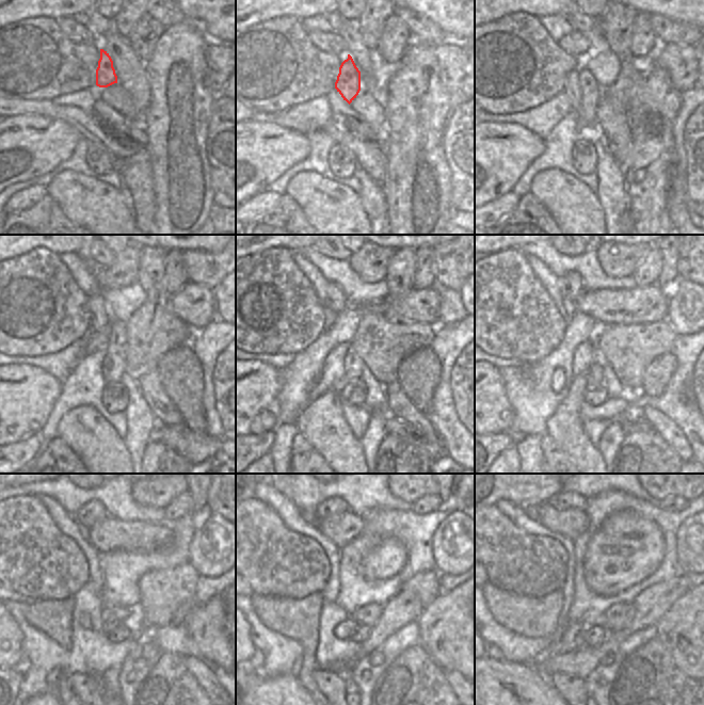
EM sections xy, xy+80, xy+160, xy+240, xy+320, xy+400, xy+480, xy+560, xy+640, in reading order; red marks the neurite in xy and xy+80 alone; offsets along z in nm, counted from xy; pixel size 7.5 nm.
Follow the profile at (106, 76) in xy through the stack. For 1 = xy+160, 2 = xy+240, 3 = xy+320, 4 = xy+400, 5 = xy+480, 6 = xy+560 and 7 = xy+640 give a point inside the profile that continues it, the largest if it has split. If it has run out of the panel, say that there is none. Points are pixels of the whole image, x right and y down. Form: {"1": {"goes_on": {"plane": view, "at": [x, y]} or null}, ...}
{"1": {"goes_on": {"plane": "xy+160", "at": [591, 92]}}, "2": {"goes_on": {"plane": "xy+240", "at": [114, 362]}}, "3": {"goes_on": {"plane": "xy+320", "at": [353, 364]}}, "4": {"goes_on": {"plane": "xy+400", "at": [594, 378]}}, "5": {"goes_on": {"plane": "xy+480", "at": [107, 627]}}, "6": {"goes_on": {"plane": "xy+560", "at": [342, 631]}}, "7": {"goes_on": {"plane": "xy+640", "at": [579, 639]}}}

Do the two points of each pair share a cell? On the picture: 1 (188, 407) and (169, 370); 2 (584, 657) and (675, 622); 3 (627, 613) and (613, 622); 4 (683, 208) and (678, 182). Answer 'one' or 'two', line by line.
1: one
2: two
3: one
4: one

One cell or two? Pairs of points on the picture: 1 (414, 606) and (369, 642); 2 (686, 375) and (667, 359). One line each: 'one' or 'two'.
1: one
2: two

